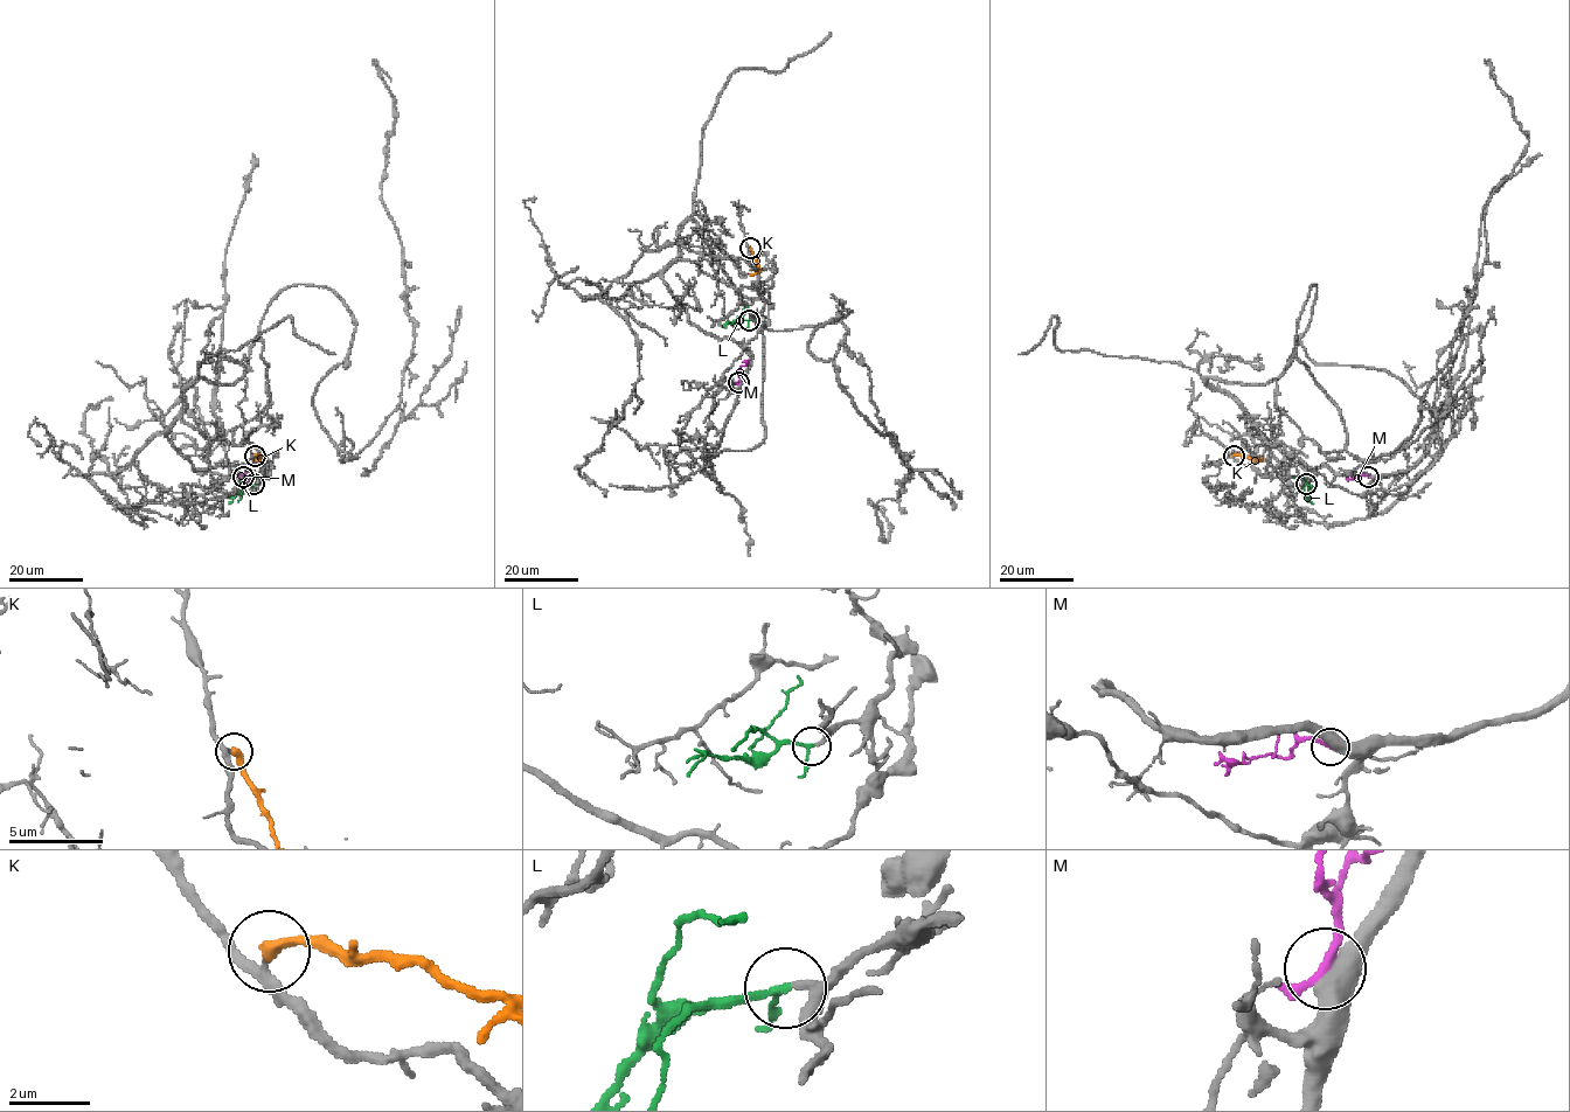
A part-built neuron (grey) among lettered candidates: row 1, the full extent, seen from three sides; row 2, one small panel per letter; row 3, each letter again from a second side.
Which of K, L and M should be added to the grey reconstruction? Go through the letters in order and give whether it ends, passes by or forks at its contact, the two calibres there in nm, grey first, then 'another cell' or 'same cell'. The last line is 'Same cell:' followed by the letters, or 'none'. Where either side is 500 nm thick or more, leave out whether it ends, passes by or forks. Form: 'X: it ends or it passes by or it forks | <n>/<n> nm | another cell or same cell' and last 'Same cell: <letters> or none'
K: it ends | 190/360 nm | another cell
L: it passes by | 190/150 nm | same cell
M: 500/200 nm | another cell
Same cell: L

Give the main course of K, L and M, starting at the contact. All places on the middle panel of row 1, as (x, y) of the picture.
K: (750, 248), (758, 269), (749, 276)
L: (749, 320), (728, 322), (724, 326)
M: (740, 382), (738, 372), (745, 360)

